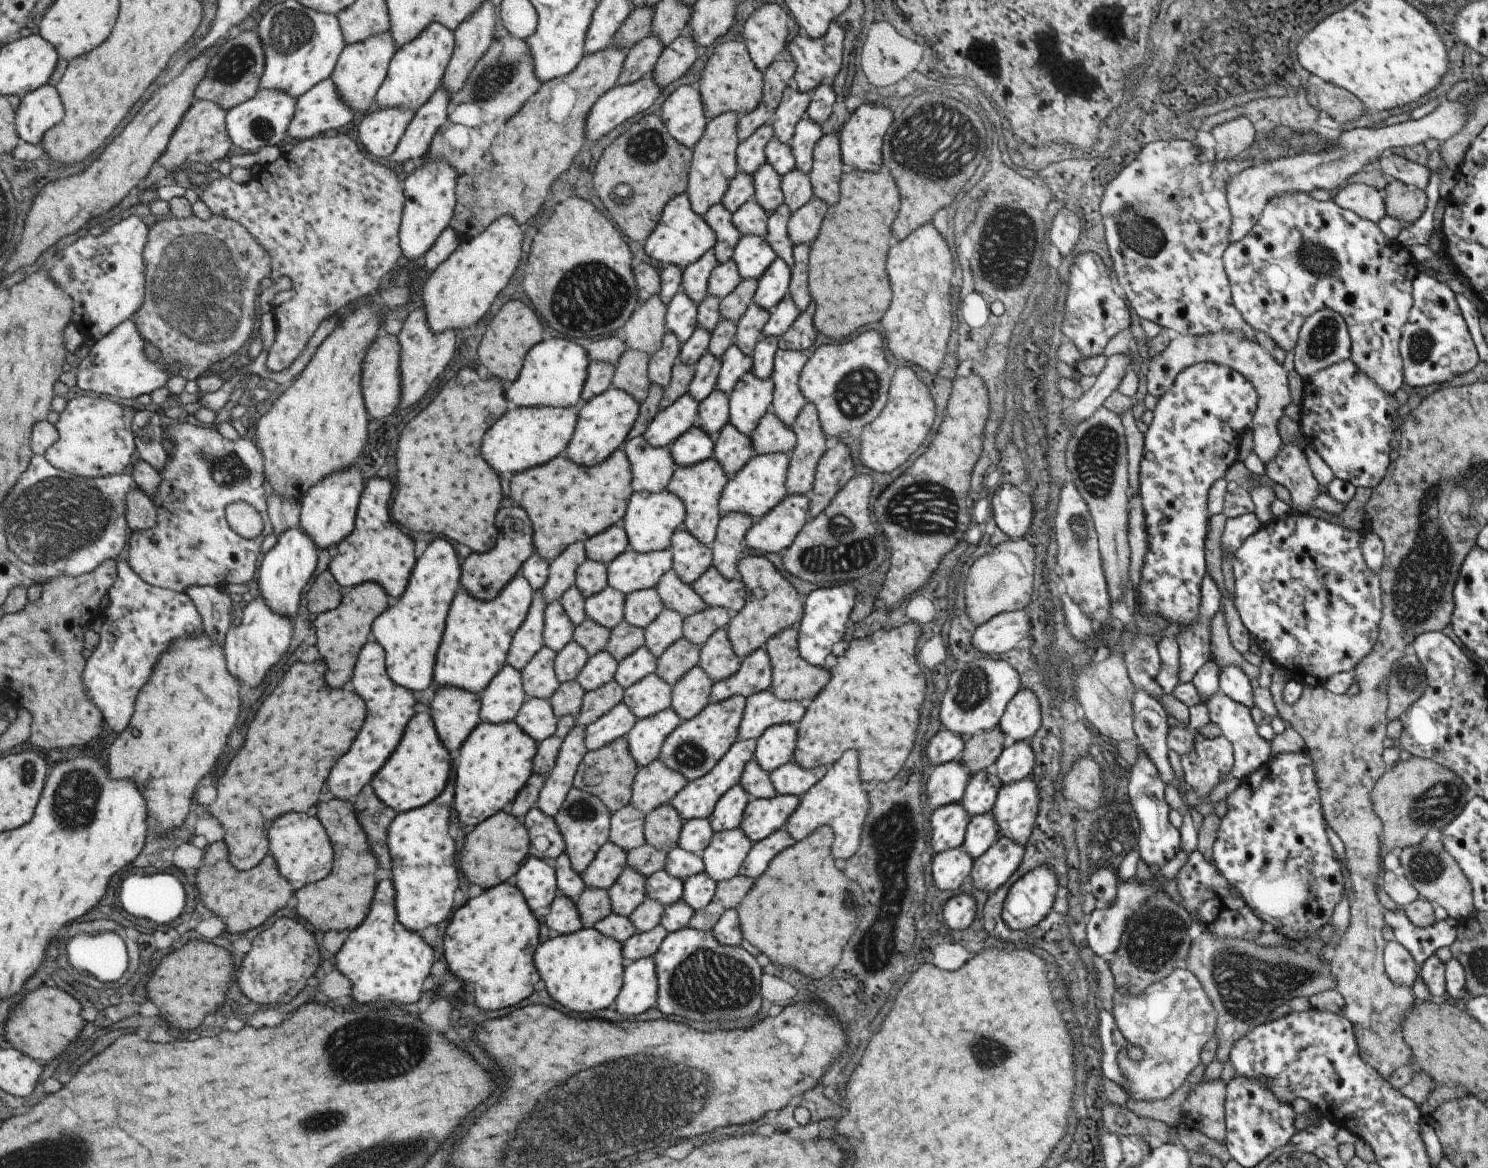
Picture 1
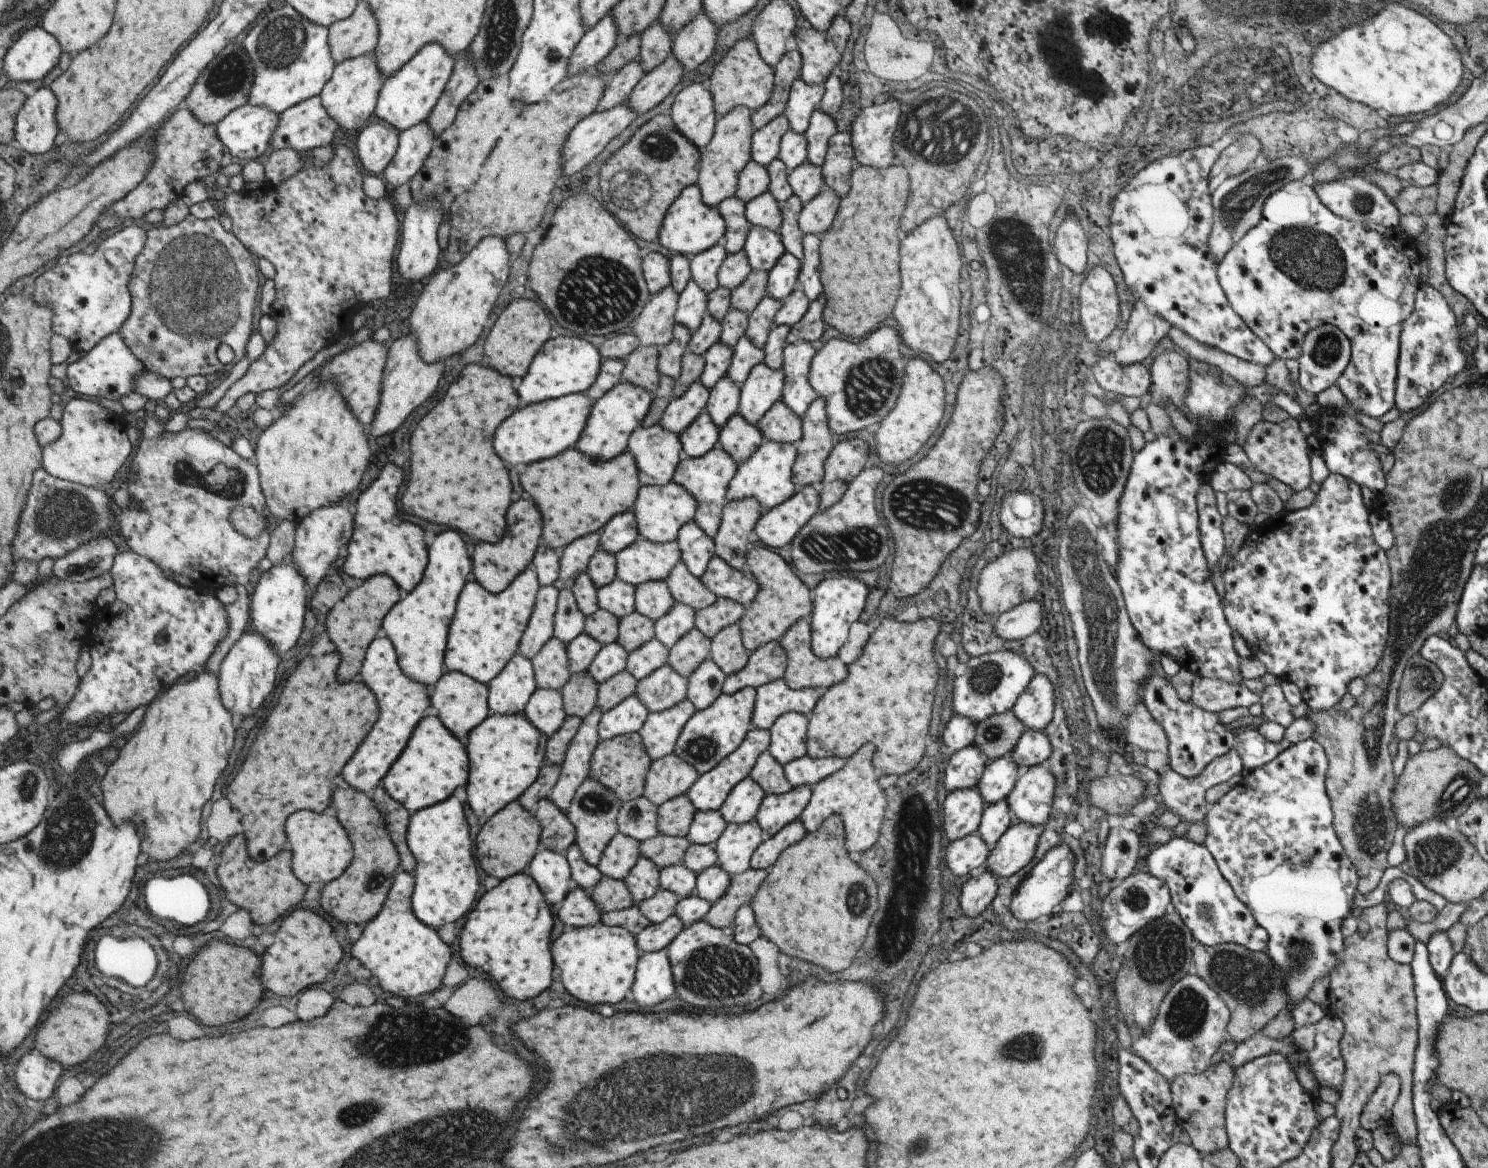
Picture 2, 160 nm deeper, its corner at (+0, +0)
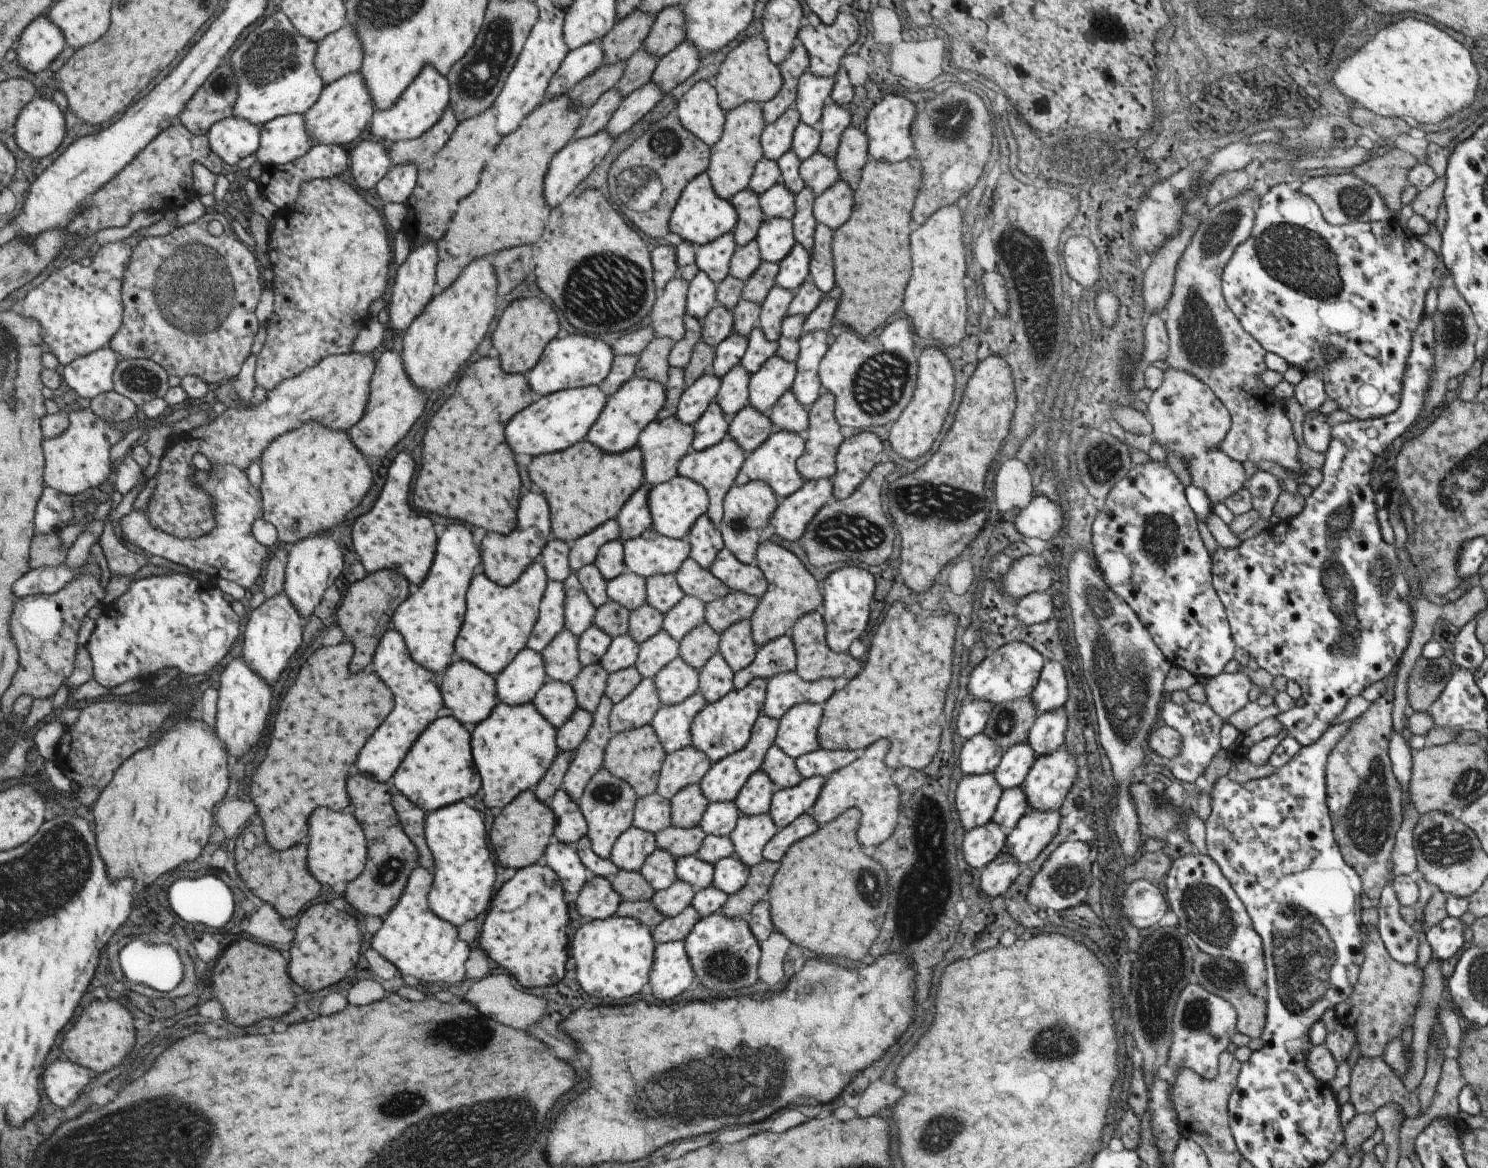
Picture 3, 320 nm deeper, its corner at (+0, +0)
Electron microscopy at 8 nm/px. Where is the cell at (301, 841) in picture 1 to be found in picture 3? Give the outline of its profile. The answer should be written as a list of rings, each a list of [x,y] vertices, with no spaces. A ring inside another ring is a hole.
[[[321,808],[309,821],[310,838],[308,842],[308,865],[321,884],[351,882],[363,870],[366,861],[366,838],[355,815],[347,812],[333,812]]]

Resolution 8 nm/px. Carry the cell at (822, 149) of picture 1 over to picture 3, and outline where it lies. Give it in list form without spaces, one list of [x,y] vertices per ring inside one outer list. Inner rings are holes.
[[[849,125],[841,133],[834,156],[838,168],[837,179],[845,181],[854,191],[860,179],[862,166],[868,159],[866,134],[862,129]]]

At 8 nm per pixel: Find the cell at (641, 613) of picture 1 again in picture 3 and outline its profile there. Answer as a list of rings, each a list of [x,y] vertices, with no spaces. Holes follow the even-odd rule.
[[[673,573],[658,574],[644,579],[644,602],[664,615],[684,595]]]

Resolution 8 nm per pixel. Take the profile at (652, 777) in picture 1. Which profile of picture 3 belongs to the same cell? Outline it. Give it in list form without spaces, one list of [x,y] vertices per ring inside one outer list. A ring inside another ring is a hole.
[[[693,745],[667,753],[662,762],[654,791],[660,797],[670,799],[687,785],[698,784],[711,764],[706,754],[697,750]]]

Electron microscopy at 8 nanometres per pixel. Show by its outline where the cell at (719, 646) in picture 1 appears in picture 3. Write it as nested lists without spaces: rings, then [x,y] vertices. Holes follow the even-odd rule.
[[[749,619],[733,623],[720,634],[718,652],[733,672],[746,667],[753,660],[755,650]]]

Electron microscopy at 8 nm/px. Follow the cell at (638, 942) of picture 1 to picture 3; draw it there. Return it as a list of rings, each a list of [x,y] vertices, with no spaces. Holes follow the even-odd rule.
[[[693,905],[684,908],[674,917],[665,917],[658,925],[651,928],[654,944],[667,941],[684,940],[691,927],[700,919]]]

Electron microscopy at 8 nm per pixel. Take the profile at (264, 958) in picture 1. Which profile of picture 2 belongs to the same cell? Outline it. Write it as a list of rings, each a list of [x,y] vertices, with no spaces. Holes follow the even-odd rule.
[[[297,909],[285,918],[281,930],[274,933],[274,942],[262,956],[262,977],[267,990],[279,996],[293,997],[325,980],[335,970],[343,950],[335,940],[333,928],[312,910]]]

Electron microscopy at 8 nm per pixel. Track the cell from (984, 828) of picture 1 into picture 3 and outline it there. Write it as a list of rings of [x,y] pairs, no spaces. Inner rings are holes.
[[[1021,785],[1003,789],[990,820],[998,824],[1008,835],[1028,810],[1028,802]]]

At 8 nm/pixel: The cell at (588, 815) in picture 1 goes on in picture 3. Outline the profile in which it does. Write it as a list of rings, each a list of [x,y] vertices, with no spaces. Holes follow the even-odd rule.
[[[601,767],[593,774],[585,785],[577,804],[587,825],[586,835],[589,837],[593,852],[598,857],[607,859],[617,837],[632,826],[636,799],[634,790],[605,767]]]

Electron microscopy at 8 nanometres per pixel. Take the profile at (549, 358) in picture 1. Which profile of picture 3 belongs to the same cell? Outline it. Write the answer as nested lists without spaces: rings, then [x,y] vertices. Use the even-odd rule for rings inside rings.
[[[585,334],[555,337],[545,345],[535,366],[525,372],[523,378],[532,392],[536,392],[539,396],[570,388],[598,385],[610,371],[614,356],[611,347],[598,338],[591,338]]]

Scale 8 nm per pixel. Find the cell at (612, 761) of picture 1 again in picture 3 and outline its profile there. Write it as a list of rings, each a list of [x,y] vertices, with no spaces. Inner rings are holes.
[[[651,725],[615,733],[606,744],[602,766],[629,785],[638,797],[651,794],[656,789],[658,774],[666,752],[658,741]]]

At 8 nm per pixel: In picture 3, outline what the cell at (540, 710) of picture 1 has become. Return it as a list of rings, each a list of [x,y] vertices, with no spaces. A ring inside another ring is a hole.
[[[546,679],[532,698],[538,713],[558,729],[577,708],[570,683]]]

